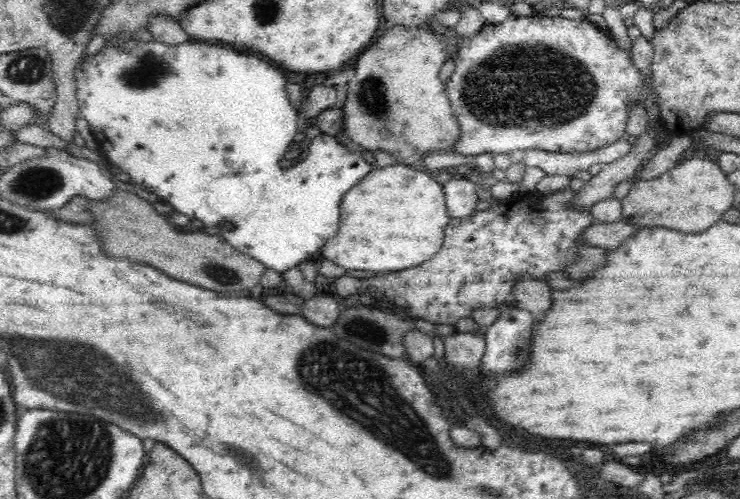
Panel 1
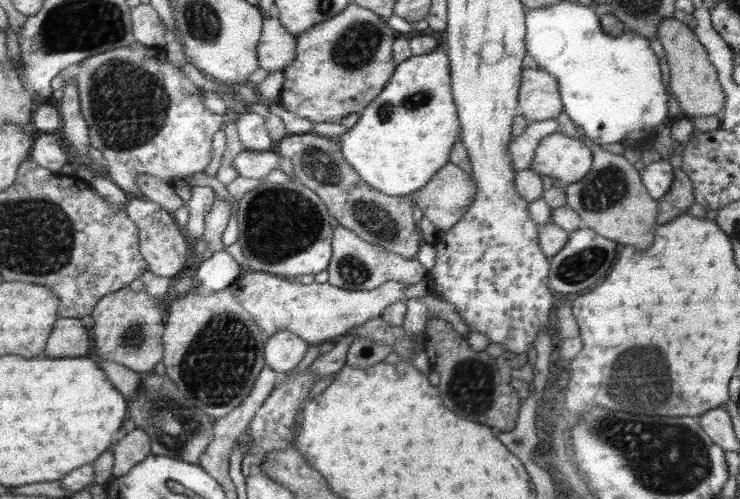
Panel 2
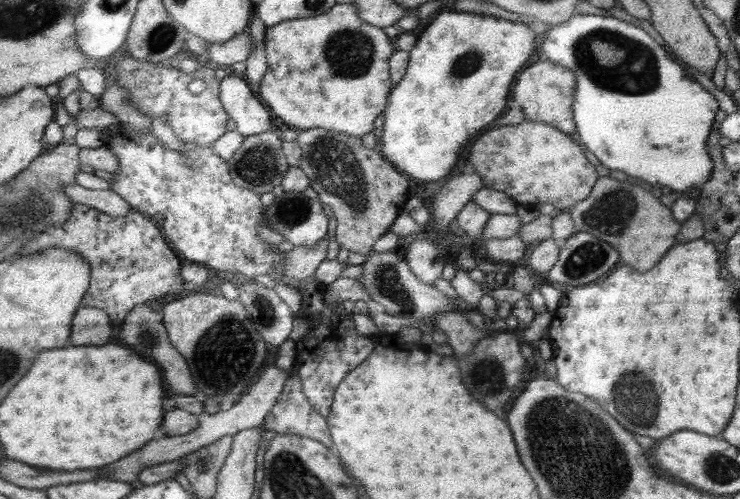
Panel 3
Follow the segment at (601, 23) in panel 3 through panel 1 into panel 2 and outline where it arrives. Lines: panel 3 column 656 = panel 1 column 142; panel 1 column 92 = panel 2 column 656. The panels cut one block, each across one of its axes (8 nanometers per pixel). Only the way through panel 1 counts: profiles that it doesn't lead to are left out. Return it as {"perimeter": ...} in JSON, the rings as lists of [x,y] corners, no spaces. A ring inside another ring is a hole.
{"perimeter":[[[564,1],[555,4],[554,6],[544,8],[532,8],[525,11],[525,47],[527,55],[532,56],[538,65],[538,68],[549,72],[554,79],[558,81],[559,93],[563,104],[563,110],[570,117],[570,120],[582,129],[590,141],[602,146],[606,144],[618,144],[619,142],[625,147],[632,147],[636,150],[652,149],[655,142],[655,135],[660,124],[668,117],[668,95],[662,85],[662,73],[660,73],[660,64],[658,57],[650,48],[650,43],[641,34],[634,31],[626,30],[620,36],[613,37],[606,34],[601,27],[601,22],[598,16],[594,13],[594,7],[582,5],[578,2]]]}

